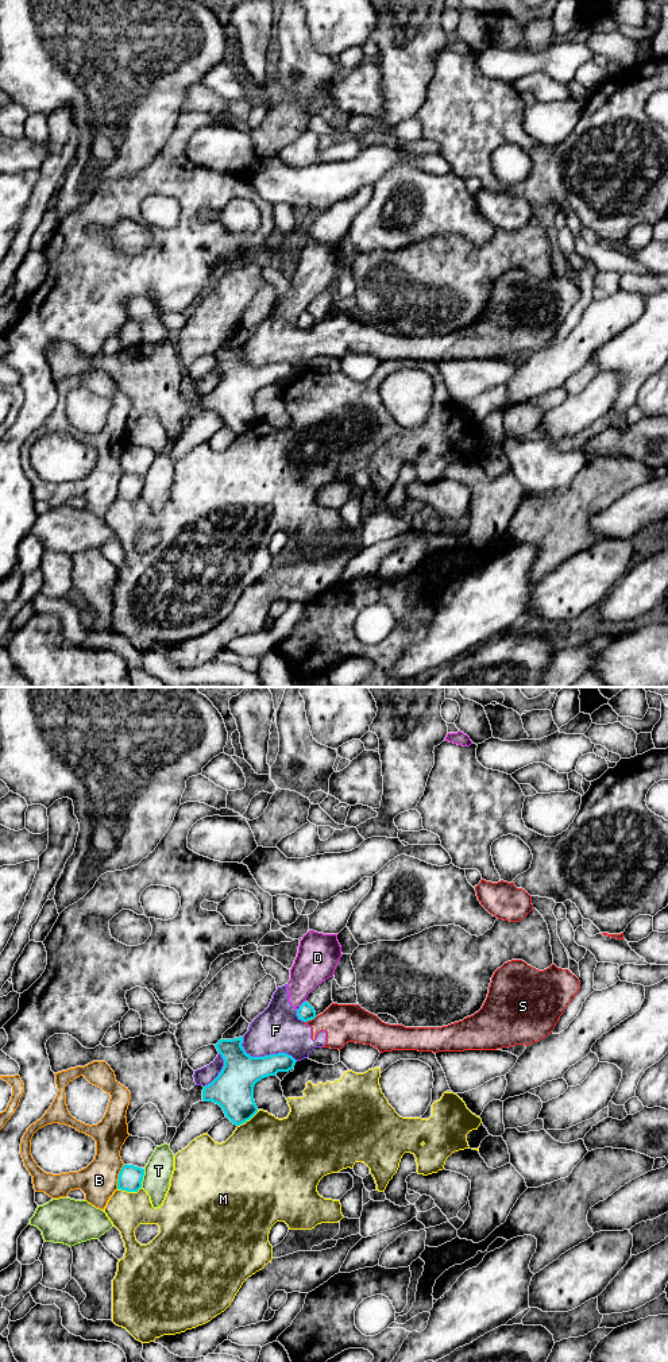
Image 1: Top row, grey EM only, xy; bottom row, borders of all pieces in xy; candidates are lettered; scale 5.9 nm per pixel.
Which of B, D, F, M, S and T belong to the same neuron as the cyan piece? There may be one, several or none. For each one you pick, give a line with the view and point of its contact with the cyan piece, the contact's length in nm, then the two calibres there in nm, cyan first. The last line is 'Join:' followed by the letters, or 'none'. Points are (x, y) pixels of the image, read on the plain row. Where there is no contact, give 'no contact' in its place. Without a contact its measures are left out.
Join: none

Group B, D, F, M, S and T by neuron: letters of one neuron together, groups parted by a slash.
B / D F S / M / T

